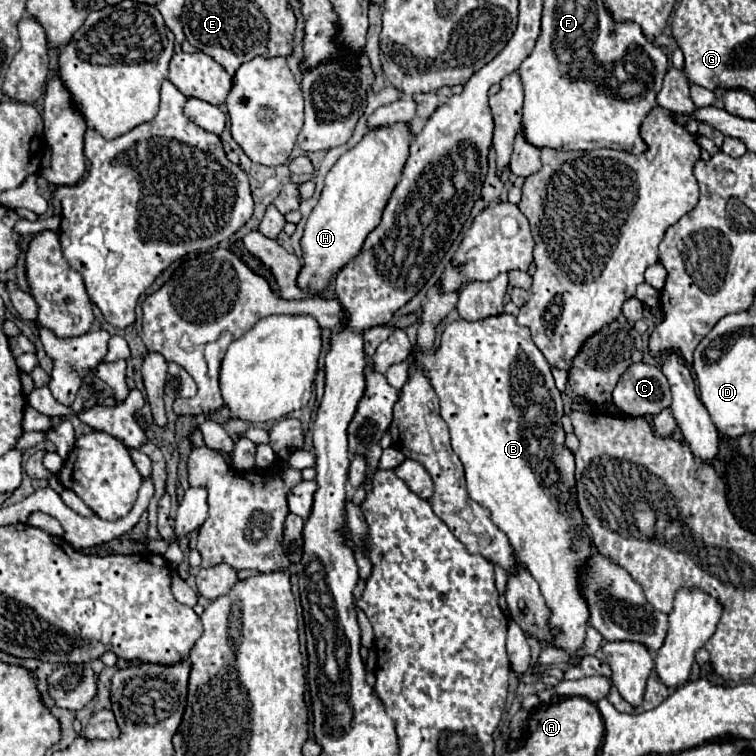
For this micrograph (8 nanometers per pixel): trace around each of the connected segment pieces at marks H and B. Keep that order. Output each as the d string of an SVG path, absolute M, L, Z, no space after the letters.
M405 122L369 130L367 136L355 148L345 152L329 170L319 202L309 214L303 230L303 264L297 276L299 288L309 290L313 296L321 296L329 288L333 274L359 254L367 234L381 222L389 196L401 178L409 156L409 140L411 132Z
M497 314L497 316L489 316L477 322L467 322L467 320L457 320L447 324L443 336L441 336L441 344L433 354L419 354L417 360L425 366L425 372L429 374L431 386L435 390L435 394L439 396L441 402L441 418L447 422L449 432L451 432L451 446L457 452L457 456L461 458L463 466L465 466L465 476L467 476L467 494L471 500L479 502L483 508L487 508L491 512L491 520L493 524L507 534L519 562L529 570L529 574L537 580L541 594L545 598L545 604L549 608L549 630L553 632L553 644L555 648L565 650L567 654L571 654L569 658L569 666L579 666L581 664L581 656L573 656L573 652L577 652L579 648L585 646L585 632L589 628L589 606L587 600L581 594L581 586L579 586L579 578L581 572L587 564L589 558L595 552L595 546L591 542L591 536L587 534L587 526L583 520L583 514L579 510L577 504L577 488L575 488L575 462L573 462L573 452L565 446L565 432L561 426L561 416L563 416L563 400L561 400L561 392L555 386L555 380L551 376L551 366L547 364L545 356L541 354L541 350L535 346L535 342L531 340L529 328L523 328L515 322L515 316L509 314Z

